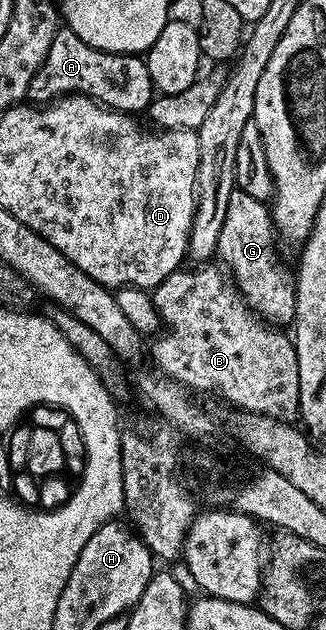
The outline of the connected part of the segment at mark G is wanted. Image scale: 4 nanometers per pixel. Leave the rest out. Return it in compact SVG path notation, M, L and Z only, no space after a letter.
M234 189L227 203L227 219L223 219L223 231L219 231L216 256L225 260L224 268L245 297L246 305L260 313L266 321L278 327L289 327L295 316L297 290L294 278L285 274L285 265L277 254L277 241L279 234L273 223L270 206L247 195L247 191Z

